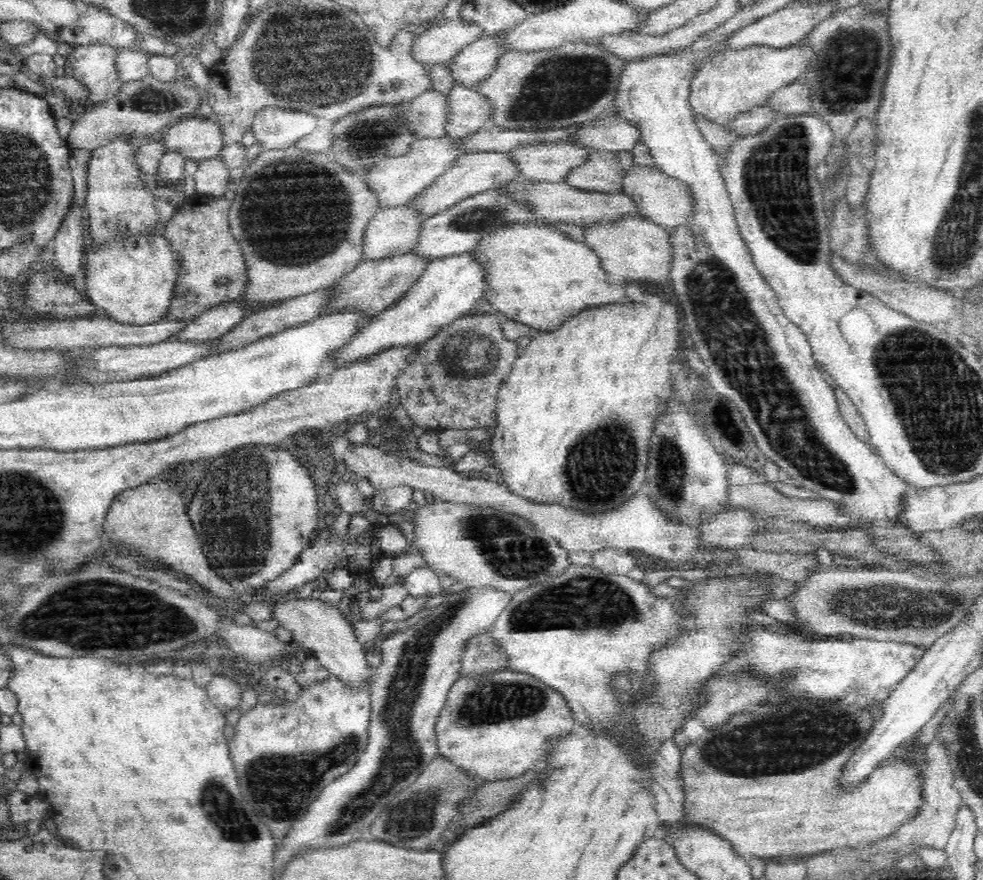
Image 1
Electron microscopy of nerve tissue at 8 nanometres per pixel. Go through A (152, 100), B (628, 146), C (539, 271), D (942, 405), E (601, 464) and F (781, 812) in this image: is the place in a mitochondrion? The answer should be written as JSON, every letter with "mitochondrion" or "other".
{"A":"mitochondrion","B":"other","C":"other","D":"mitochondrion","E":"mitochondrion","F":"other"}

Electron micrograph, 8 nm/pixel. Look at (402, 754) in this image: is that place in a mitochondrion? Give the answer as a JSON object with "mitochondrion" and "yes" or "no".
{"mitochondrion":"yes"}

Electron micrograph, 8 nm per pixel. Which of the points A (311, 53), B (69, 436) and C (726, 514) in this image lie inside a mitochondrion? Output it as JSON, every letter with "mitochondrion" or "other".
{"A":"mitochondrion","B":"other","C":"other"}

